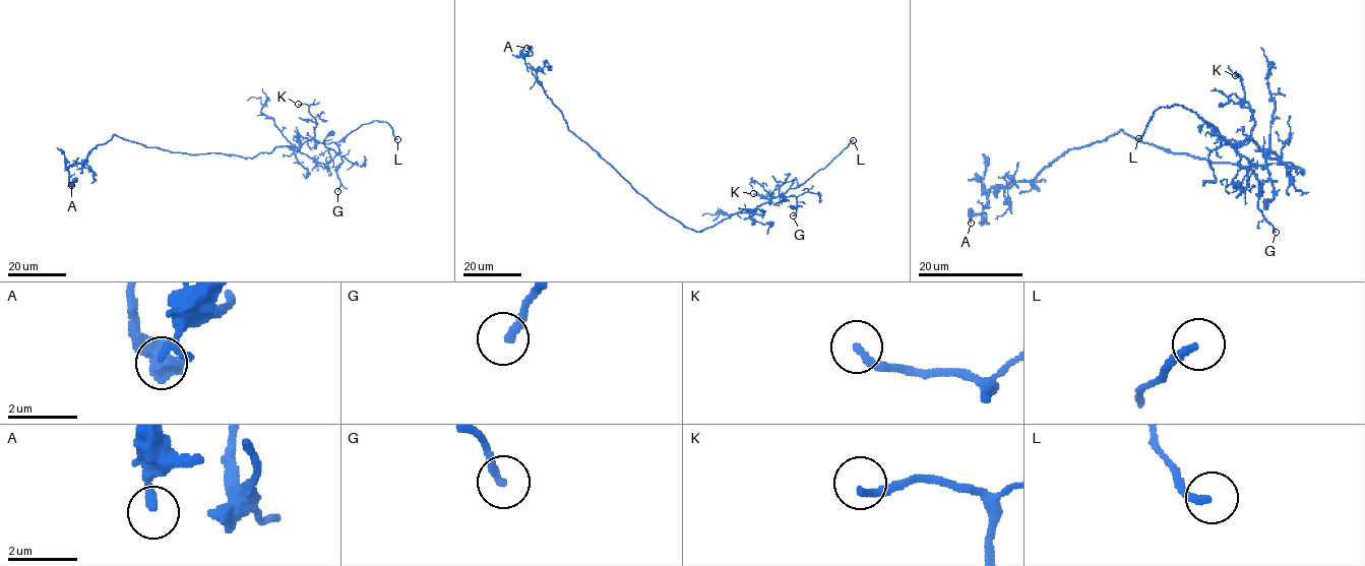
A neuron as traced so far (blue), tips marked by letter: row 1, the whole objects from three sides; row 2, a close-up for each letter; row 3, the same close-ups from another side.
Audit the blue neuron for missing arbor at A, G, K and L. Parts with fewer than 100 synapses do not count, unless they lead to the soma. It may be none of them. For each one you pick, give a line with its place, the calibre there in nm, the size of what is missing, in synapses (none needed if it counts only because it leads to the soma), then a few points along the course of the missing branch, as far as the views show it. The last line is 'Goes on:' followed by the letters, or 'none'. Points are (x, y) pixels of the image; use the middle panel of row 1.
L: (853, 140) | 200 nm | (853, 140), (860, 141), (860, 146), (878, 165), (883, 197), (891, 205)
Goes on: L

